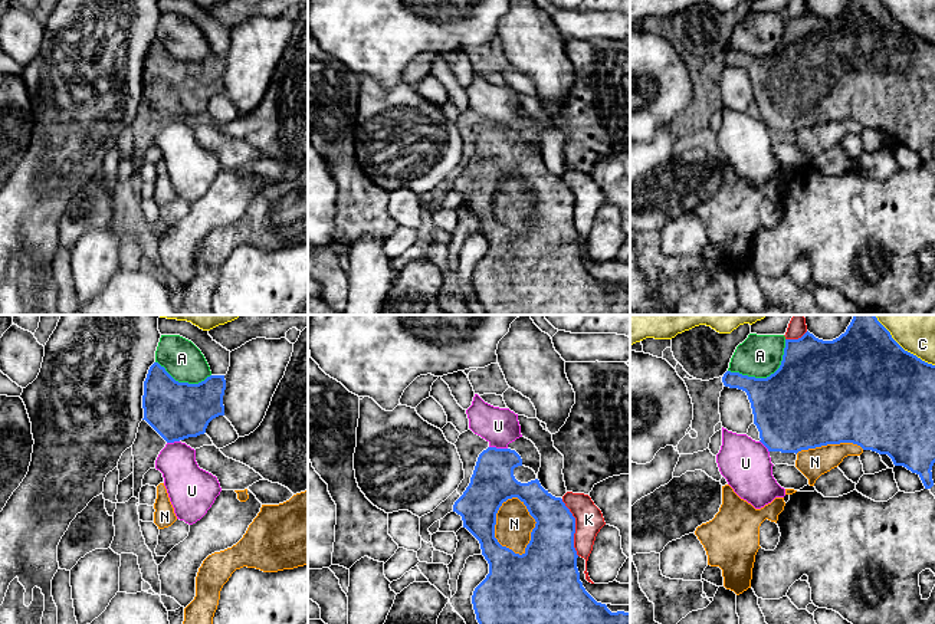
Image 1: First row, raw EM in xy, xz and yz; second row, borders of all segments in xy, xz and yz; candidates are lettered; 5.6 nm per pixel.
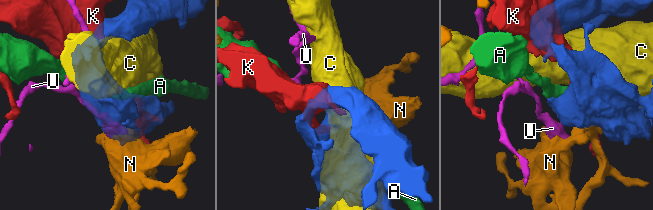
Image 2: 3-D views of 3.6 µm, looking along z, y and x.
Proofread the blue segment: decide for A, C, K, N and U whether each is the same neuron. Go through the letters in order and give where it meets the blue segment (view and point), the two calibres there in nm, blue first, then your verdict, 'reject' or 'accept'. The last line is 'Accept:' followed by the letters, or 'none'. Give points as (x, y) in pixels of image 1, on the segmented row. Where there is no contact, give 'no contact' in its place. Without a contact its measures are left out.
A: meets blue in yz at (767, 377); 480 nm thick on the blue side, 240 nm on the other; reject
C: meets blue in yz at (901, 347); 500 nm thick on the blue side, 280 nm on the other; reject
K: meets blue in xz at (574, 528); 300 nm thick on the blue side, 160 nm on the other; reject
N: meets blue in xz at (535, 525); 320 nm thick on the blue side, 200 nm on the other; reject
U: meets blue in xz at (498, 449); 240 nm thick on the blue side, 200 nm on the other; reject
Accept: none

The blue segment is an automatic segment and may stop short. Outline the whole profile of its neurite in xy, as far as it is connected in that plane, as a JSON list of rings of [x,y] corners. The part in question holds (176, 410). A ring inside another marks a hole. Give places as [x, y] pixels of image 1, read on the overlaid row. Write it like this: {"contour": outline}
{"contour": [[[154,362],[144,381],[144,418],[167,443],[197,437],[209,423],[224,416],[224,375],[210,375],[199,384],[175,381]]]}

